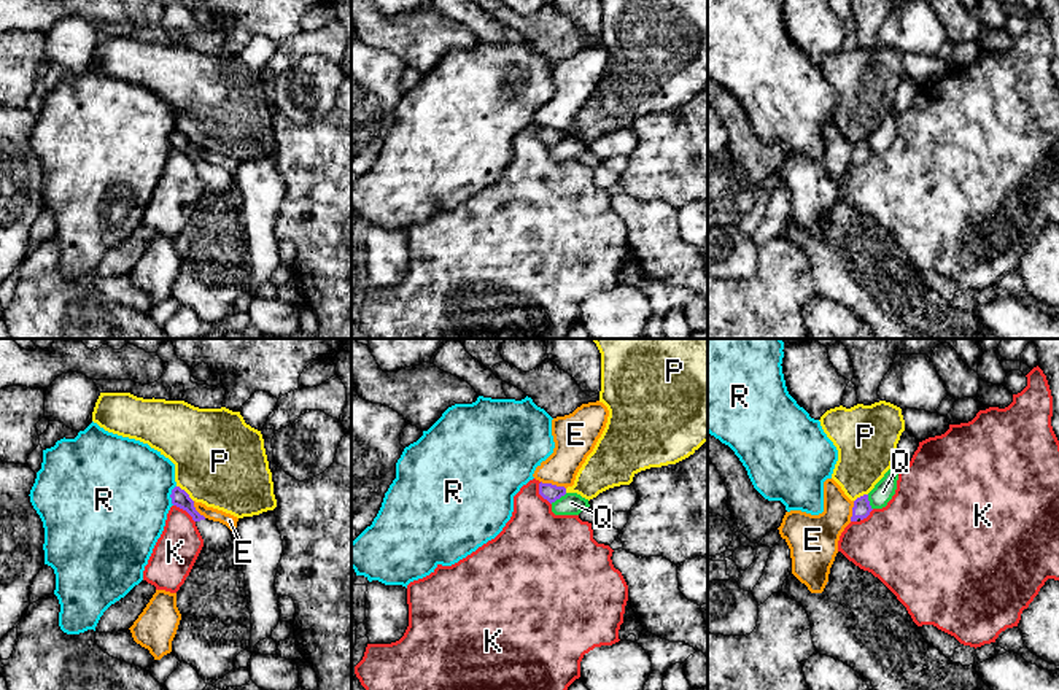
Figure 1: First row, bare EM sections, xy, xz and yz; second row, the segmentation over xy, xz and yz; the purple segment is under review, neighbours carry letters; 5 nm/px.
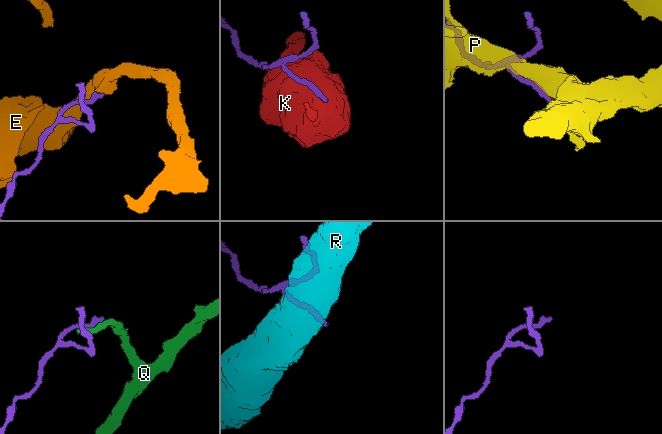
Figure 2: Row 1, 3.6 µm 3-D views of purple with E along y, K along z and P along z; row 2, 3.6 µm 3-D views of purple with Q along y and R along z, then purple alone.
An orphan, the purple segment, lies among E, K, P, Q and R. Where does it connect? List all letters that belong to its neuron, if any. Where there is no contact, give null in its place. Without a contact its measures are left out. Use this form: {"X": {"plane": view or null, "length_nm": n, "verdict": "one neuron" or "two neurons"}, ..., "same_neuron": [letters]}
{"E": {"plane": "xz", "length_nm": 130, "verdict": "two neurons"}, "K": {"plane": "xz", "length_nm": 130, "verdict": "two neurons"}, "P": {"plane": "xy", "length_nm": 120, "verdict": "two neurons"}, "Q": {"plane": "xz", "length_nm": 100, "verdict": "two neurons"}, "R": {"plane": "xy", "length_nm": 110, "verdict": "two neurons"}, "same_neuron": []}

